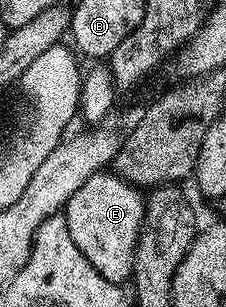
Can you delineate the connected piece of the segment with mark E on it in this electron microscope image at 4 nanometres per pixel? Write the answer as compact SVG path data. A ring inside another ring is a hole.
M113 172L92 175L66 202L64 217L76 248L84 252L88 264L104 276L104 280L126 284L134 272L134 253L146 215L146 203L139 187L132 186Z

